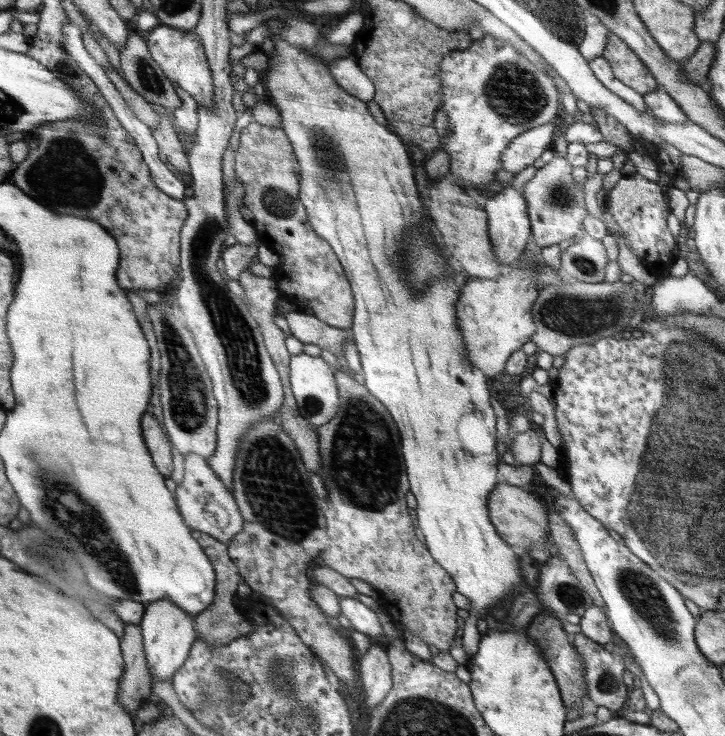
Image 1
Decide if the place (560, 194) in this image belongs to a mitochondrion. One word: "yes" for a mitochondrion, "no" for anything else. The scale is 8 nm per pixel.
yes

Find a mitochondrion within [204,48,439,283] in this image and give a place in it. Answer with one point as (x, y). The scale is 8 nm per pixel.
(322, 145)

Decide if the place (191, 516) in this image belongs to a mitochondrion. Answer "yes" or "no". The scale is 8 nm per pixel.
no

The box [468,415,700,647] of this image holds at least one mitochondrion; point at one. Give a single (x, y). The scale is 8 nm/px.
(572, 596)

